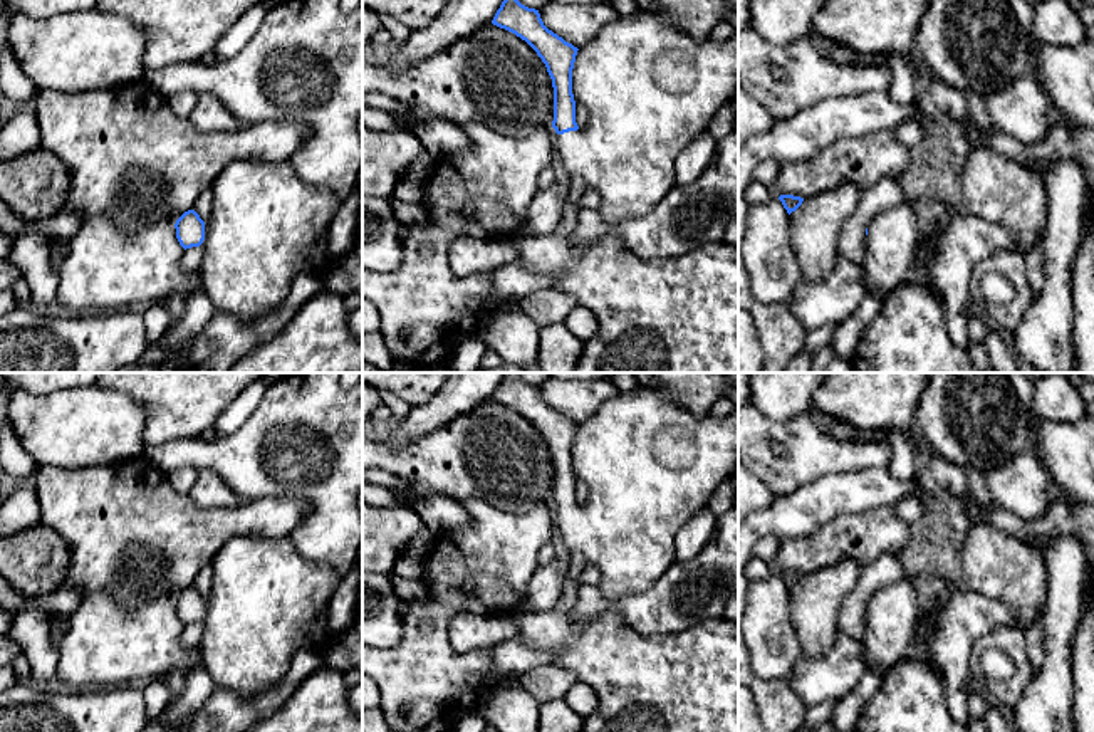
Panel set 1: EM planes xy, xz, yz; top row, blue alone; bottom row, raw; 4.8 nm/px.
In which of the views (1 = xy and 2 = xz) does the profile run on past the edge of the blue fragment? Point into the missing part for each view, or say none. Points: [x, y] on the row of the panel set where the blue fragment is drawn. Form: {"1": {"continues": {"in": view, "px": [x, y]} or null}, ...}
{"1": {"continues": {"in": "xy", "px": [267, 225]}}, "2": {"continues": {"in": "xz", "px": [650, 89]}}}

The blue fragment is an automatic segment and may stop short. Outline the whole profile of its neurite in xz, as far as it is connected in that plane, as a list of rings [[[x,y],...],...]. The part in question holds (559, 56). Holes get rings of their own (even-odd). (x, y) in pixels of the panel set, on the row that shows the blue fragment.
[[[503,0],[492,24],[525,40],[545,64],[554,87],[552,128],[557,133],[562,163],[570,176],[577,175],[596,188],[601,195],[599,210],[612,225],[644,217],[656,208],[676,186],[675,161],[680,151],[703,134],[716,111],[738,92],[738,34],[725,42],[706,39],[698,44],[681,27],[654,13],[639,12],[634,17],[617,18],[577,49],[549,30],[539,10],[518,0]],[[577,106],[589,114],[584,128],[576,123]]]

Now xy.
[[[237,159],[213,181],[211,217],[205,223],[195,210],[175,223],[176,238],[186,250],[201,248],[203,290],[216,311],[240,322],[263,317],[289,295],[299,274],[320,279],[334,267],[327,250],[329,227],[337,212],[336,196],[302,181],[290,161]]]

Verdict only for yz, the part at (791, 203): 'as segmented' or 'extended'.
extended

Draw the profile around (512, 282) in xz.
[[[507,264],[493,270],[493,297],[497,304],[518,304],[540,289],[555,287],[550,275],[534,274],[517,264]]]

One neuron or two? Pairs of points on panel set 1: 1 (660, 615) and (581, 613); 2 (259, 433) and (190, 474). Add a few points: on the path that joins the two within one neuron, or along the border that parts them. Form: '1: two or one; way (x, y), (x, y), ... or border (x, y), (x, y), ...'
1: one; way (640, 611), (630, 606), (601, 606)
2: two; border (198, 470), (175, 467), (165, 472)

